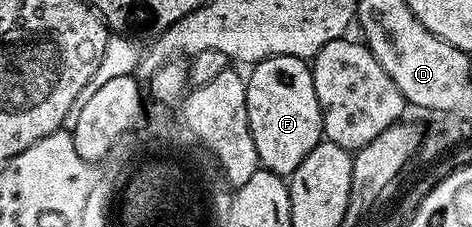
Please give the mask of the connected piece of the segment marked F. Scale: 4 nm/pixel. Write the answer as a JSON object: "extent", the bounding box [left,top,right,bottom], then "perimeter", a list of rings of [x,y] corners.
{"extent":[245,56,324,177],"perimeter":[[[275,56],[256,63],[250,71],[251,76],[246,77],[245,106],[260,165],[278,176],[290,177],[305,162],[305,154],[324,139],[311,64],[301,57]]]}

